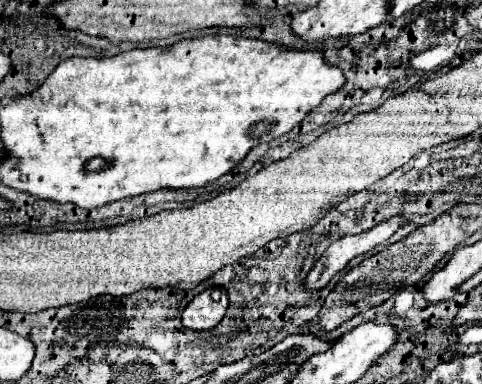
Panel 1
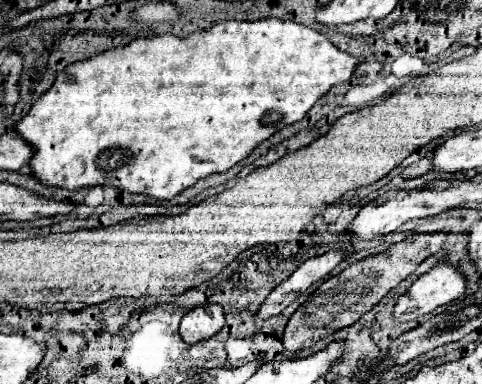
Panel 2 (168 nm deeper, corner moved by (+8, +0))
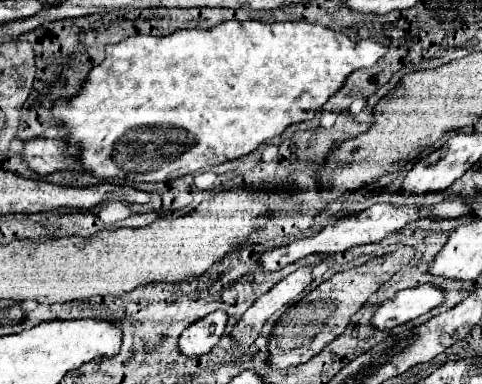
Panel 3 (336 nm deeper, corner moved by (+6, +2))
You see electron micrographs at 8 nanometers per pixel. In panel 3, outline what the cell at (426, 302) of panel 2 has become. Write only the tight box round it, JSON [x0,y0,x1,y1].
[370,284,444,330]

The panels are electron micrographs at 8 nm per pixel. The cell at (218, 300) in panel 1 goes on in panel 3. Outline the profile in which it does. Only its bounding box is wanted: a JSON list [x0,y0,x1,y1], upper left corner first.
[178,310,226,356]

